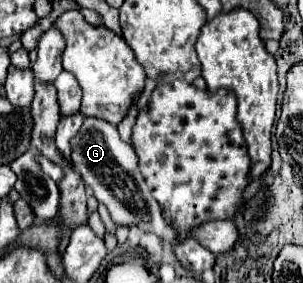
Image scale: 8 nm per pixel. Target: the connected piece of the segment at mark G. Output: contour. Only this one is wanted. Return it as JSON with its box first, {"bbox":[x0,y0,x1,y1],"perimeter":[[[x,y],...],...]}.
{"bbox":[70,118,180,244],"perimeter":[[[100,118],[84,120],[80,132],[72,138],[70,160],[72,160],[74,170],[82,176],[84,184],[92,188],[94,198],[108,208],[108,214],[116,226],[126,226],[126,228],[136,226],[144,232],[156,234],[160,240],[168,244],[180,242],[176,228],[172,228],[164,220],[160,204],[156,204],[156,200],[148,192],[148,186],[144,184],[144,176],[140,172],[138,156],[134,148],[120,140],[114,124],[104,122]]]}

